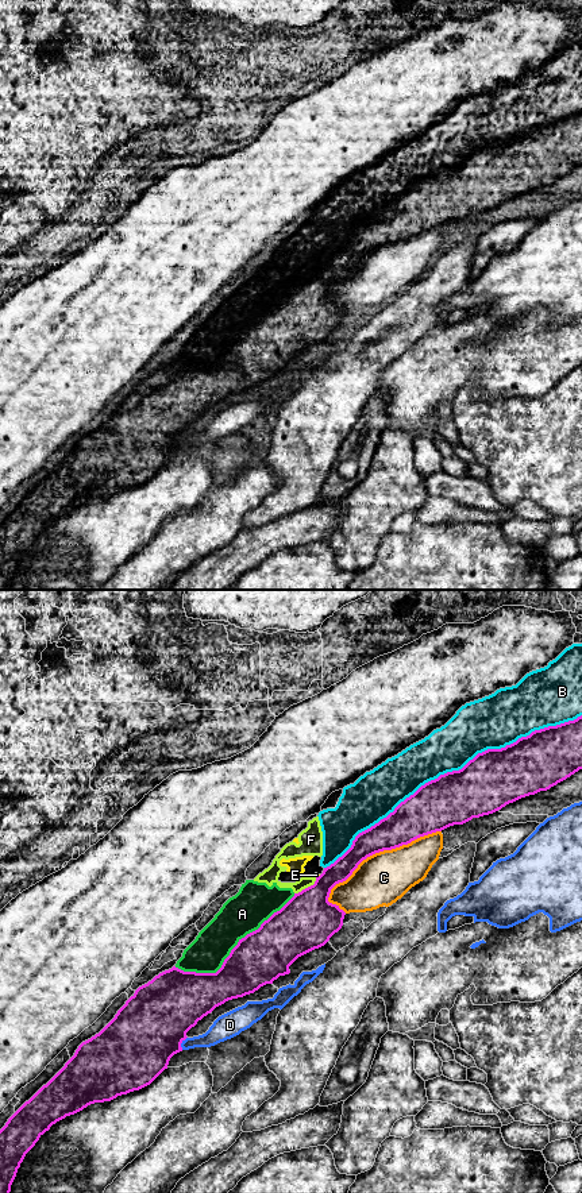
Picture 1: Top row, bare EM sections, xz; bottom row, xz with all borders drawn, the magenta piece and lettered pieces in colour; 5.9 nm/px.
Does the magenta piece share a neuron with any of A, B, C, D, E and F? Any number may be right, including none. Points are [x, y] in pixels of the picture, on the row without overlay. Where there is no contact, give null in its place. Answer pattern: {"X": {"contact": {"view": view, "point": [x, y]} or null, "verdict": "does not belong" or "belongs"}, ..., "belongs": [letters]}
{"A": {"contact": {"view": "xz", "point": [232, 344]}, "verdict": "does not belong"}, "B": {"contact": {"view": "xz", "point": [450, 168]}, "verdict": "does not belong"}, "C": {"contact": {"view": "xz", "point": [380, 246]}, "verdict": "does not belong"}, "D": {"contact": {"view": "xz", "point": [181, 437]}, "verdict": "does not belong"}, "E": {"contact": {"view": "xz", "point": [319, 271]}, "verdict": "does not belong"}, "F": {"contact": {"view": "xz", "point": [308, 282]}, "verdict": "does not belong"}, "belongs": []}

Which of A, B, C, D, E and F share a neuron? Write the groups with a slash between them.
A B E F / C / D

